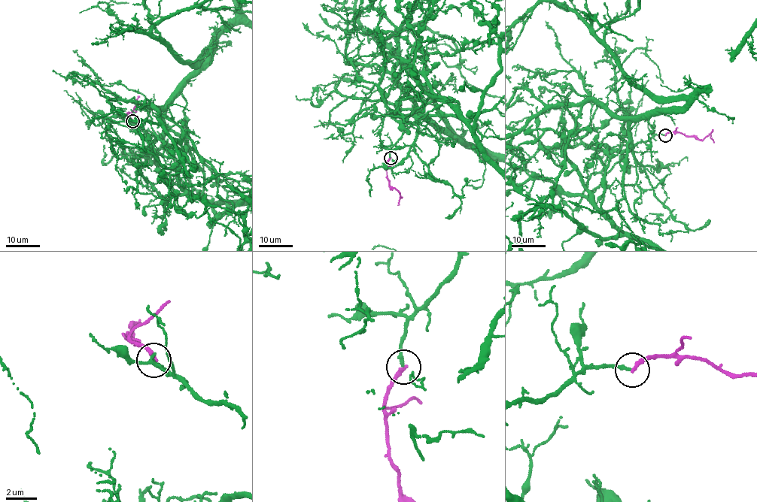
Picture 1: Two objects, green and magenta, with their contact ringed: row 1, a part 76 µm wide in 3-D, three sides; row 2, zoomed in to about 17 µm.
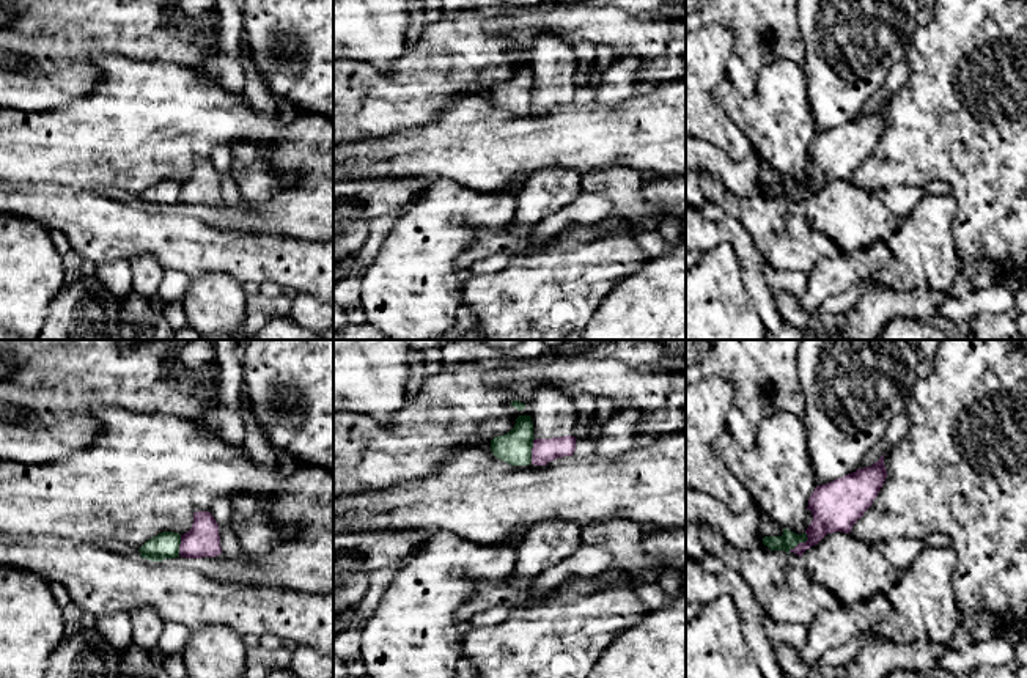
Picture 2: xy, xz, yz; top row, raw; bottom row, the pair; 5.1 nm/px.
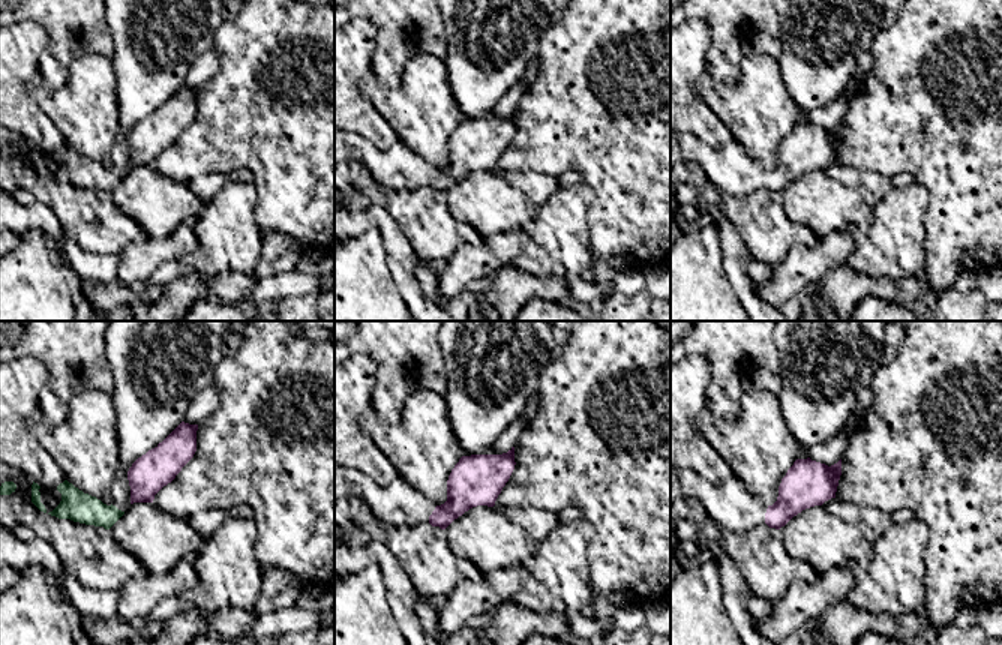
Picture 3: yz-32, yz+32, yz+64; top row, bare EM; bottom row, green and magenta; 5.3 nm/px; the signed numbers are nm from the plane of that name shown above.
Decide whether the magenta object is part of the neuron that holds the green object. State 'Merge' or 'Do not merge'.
Do not merge

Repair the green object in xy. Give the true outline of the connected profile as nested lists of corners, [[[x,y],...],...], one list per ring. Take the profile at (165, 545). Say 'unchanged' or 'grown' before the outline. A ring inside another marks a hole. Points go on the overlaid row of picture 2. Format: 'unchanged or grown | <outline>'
unchanged | [[[162,532],[148,540],[138,551],[142,558],[162,562],[179,555],[181,535],[175,532]]]

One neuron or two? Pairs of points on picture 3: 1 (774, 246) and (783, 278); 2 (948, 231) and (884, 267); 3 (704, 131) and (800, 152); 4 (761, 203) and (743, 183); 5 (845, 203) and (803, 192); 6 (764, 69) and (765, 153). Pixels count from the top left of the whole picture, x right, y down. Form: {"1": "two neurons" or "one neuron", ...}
{"1": "two neurons", "2": "two neurons", "3": "two neurons", "4": "two neurons", "5": "one neuron", "6": "one neuron"}

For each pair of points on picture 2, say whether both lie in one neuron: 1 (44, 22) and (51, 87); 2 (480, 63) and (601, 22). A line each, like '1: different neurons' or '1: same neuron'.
1: same neuron
2: same neuron

